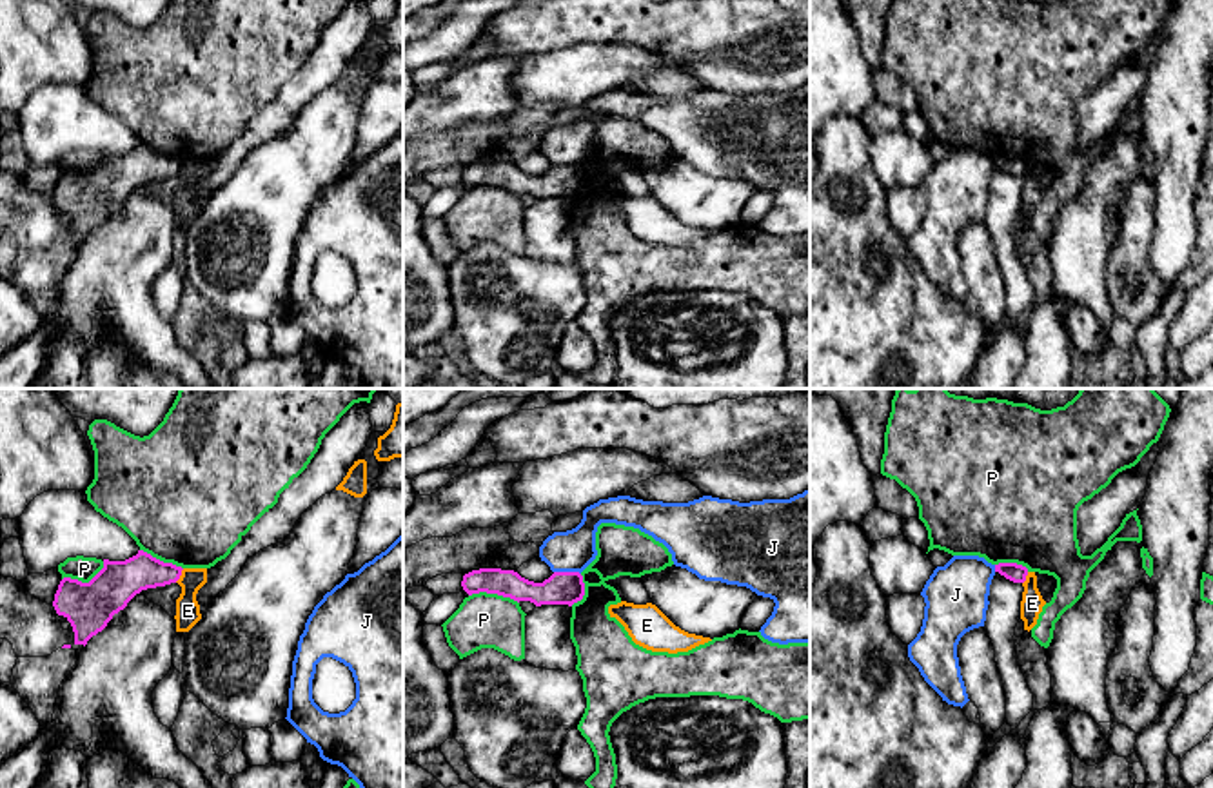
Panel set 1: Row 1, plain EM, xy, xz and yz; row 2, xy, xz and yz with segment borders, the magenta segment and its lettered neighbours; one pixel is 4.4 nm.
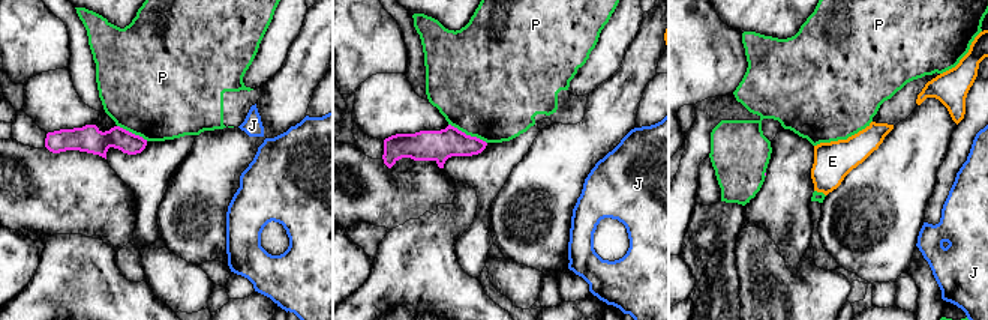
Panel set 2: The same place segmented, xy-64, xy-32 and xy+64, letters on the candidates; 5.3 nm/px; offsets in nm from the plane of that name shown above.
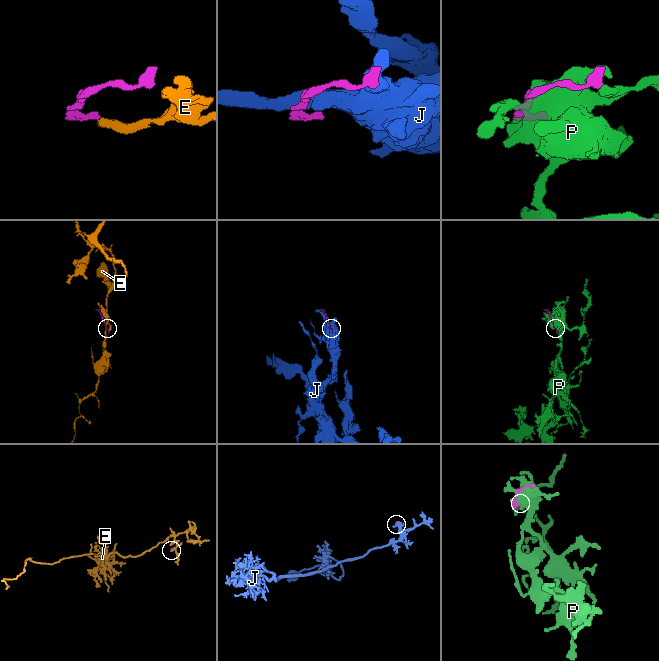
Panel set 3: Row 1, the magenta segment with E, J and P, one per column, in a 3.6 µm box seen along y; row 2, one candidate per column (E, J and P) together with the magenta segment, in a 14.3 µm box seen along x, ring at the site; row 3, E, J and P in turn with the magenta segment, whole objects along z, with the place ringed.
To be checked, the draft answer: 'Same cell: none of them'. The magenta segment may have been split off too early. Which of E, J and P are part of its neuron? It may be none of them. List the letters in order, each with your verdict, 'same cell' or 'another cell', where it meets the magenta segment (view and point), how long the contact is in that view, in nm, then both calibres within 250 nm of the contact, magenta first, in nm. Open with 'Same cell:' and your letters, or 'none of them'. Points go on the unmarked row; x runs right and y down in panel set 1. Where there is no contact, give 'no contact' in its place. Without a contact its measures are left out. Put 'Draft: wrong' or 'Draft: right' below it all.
Same cell: none of them
E: another cell; meets magenta in xy at (180, 167); contact 80 nm long; 170 nm thick on the magenta side, 110 nm on the other
J: another cell; meets magenta in xz at (567, 166); contact 120 nm long; 140 nm thick on the magenta side, 190 nm on the other
P: another cell; meets magenta in xz at (494, 186); contact 220 nm long; 120 nm thick on the magenta side, 240 nm on the other
Draft: right

